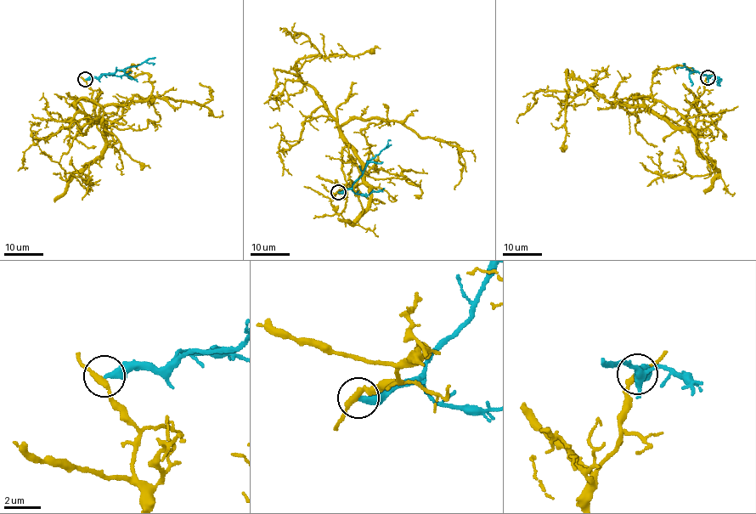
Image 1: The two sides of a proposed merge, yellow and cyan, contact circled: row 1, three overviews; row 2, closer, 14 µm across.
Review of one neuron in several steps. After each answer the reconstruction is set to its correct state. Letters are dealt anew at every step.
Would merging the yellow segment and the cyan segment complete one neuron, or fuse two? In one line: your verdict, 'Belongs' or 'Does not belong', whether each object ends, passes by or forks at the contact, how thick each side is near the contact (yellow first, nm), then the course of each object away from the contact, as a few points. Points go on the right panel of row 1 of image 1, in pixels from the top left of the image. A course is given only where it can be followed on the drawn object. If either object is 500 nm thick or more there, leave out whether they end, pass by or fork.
Does not belong. At the ring yellow passes by. At the ring cyan ends. Thickness 280 nm (yellow) against 360 nm. Course of yellow: (708, 77), (692, 129), (672, 127), (641, 106), (612, 104), (566, 70), (566, 92), (537, 91), (518, 122). Course of cyan: (708, 77), (685, 66), (678, 68)

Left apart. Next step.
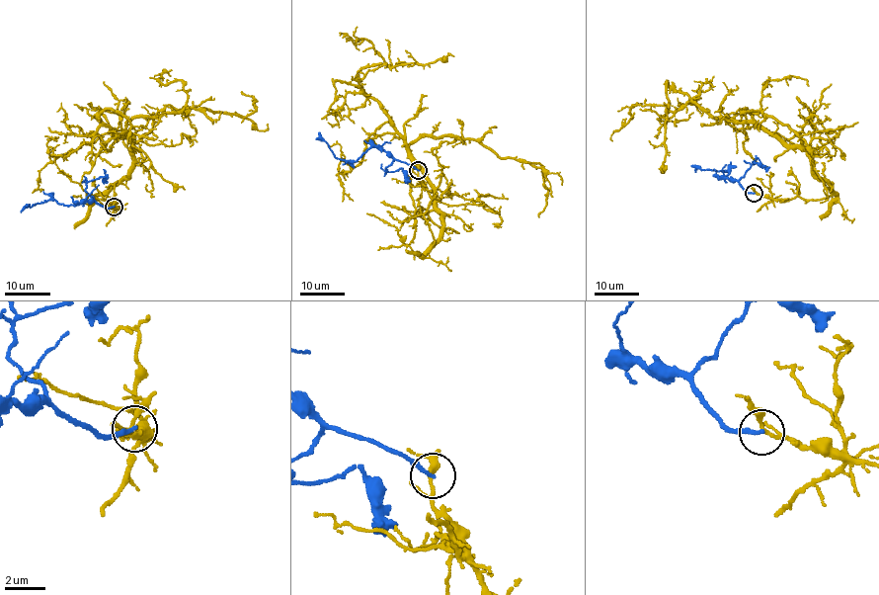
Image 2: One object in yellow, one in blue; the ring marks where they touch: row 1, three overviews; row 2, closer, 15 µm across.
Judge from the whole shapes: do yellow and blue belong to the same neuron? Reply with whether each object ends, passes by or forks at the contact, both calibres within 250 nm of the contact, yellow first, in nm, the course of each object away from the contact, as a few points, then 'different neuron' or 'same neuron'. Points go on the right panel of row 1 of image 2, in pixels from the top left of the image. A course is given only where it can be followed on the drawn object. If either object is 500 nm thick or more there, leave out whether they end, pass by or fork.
yellow forks; blue ends; calibres 140 and 200 nm; course yellow (754, 193), (819, 200), (832, 188), (800, 147), (710, 115), (666, 81), (667, 106), (633, 105), (612, 140); course blue (754, 193), (747, 192), (736, 181), (720, 178), (727, 176), (727, 171), (698, 168), (694, 172); different neuron

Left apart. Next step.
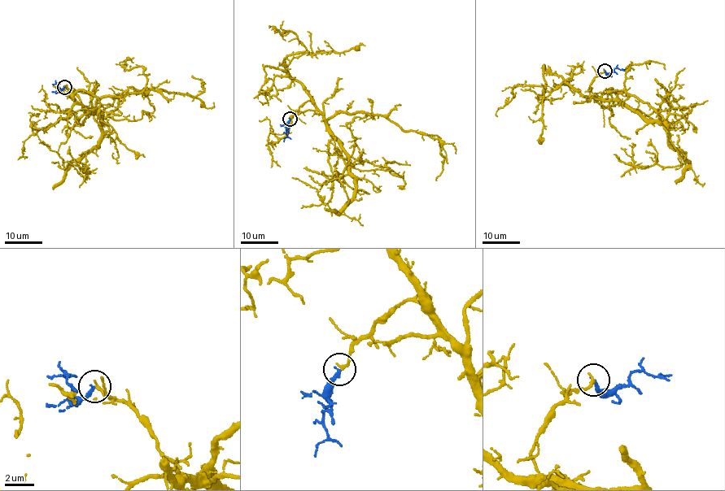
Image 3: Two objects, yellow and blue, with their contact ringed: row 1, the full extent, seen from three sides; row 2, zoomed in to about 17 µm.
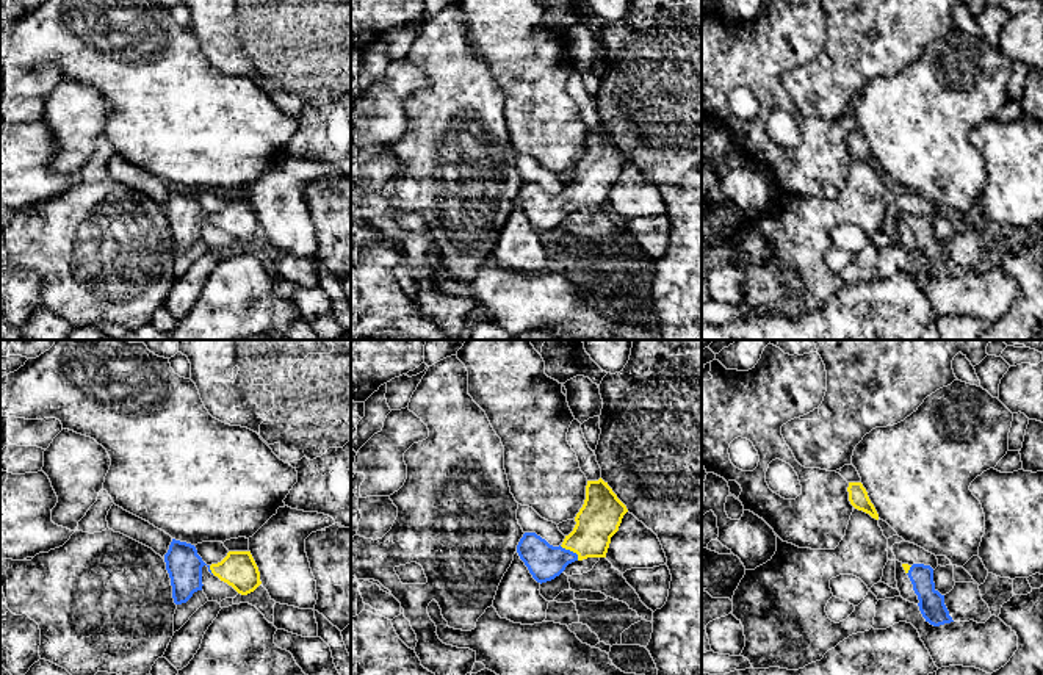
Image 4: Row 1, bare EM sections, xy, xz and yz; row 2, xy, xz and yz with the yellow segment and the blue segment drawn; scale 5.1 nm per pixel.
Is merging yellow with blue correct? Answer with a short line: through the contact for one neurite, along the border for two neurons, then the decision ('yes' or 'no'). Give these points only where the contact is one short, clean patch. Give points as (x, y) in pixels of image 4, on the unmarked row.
line xz (599, 168), (570, 199), (552, 210), (544, 210); yes

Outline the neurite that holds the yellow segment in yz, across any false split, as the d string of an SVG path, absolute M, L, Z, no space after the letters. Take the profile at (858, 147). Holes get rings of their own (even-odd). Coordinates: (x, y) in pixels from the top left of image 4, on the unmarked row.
M849 132L847 141L849 150L855 158L863 160L869 163L872 168L879 169L879 163L874 153L871 152L868 141L861 132Z

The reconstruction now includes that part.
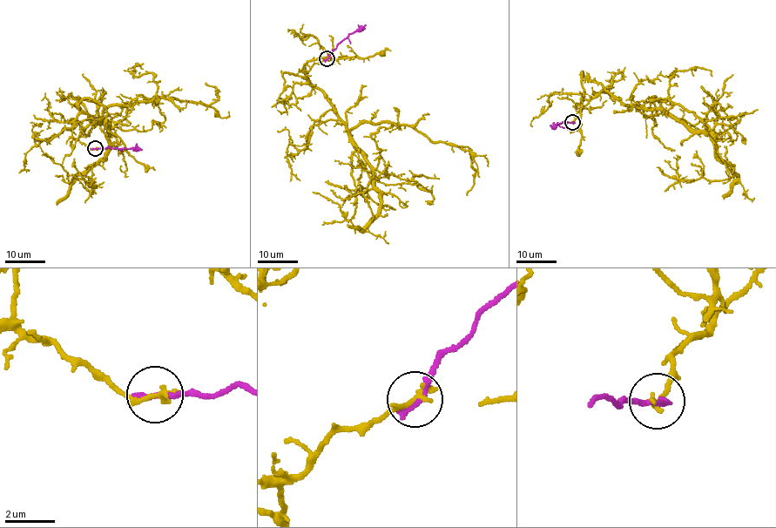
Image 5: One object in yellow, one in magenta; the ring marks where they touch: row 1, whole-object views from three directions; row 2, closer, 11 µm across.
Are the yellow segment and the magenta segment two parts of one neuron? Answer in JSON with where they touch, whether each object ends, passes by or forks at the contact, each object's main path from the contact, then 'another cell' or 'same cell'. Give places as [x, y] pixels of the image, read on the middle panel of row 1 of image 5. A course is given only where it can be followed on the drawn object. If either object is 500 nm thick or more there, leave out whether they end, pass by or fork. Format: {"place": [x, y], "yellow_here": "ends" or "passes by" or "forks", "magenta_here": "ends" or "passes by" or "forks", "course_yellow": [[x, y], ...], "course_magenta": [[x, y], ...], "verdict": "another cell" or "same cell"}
{"place": [327, 58], "yellow_here": "ends", "magenta_here": "ends", "course_yellow": [[327, 58], [305, 78], [333, 106], [370, 168], [381, 201], [373, 221], [364, 195], [368, 172], [335, 161]], "course_magenta": [[327, 58], [340, 42], [366, 25]], "verdict": "another cell"}

